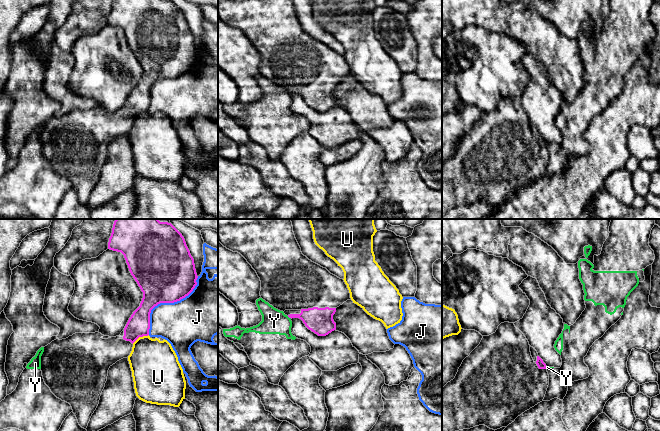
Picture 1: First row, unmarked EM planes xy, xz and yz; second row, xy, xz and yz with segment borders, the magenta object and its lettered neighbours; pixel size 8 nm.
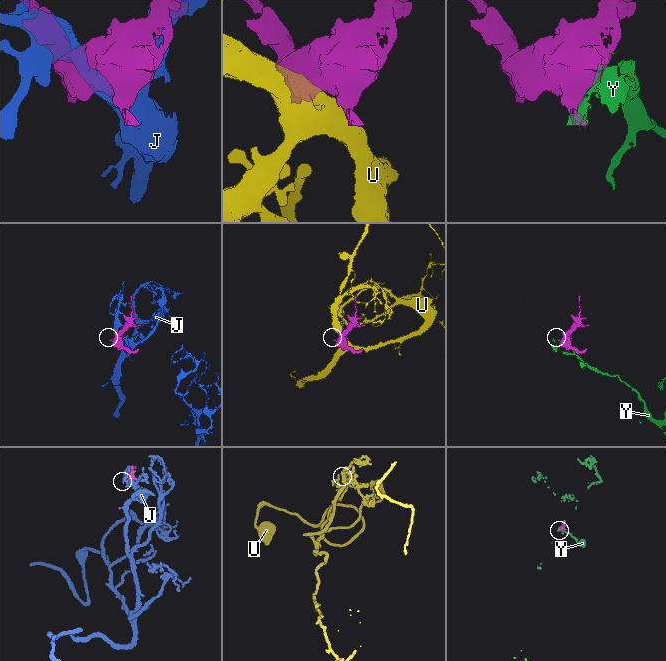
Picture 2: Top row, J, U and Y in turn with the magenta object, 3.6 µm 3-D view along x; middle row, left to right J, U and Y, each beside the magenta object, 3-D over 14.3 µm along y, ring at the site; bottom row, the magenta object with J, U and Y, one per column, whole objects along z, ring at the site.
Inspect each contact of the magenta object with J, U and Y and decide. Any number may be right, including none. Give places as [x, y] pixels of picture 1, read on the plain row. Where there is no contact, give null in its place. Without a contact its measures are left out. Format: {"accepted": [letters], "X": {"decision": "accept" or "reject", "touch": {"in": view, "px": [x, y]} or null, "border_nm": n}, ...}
{"accepted": [], "J": {"decision": "reject", "touch": {"in": "xy", "px": [166, 78]}, "border_nm": 600}, "U": {"decision": "reject", "touch": {"in": "xy", "px": [140, 112]}, "border_nm": 150}, "Y": {"decision": "reject", "touch": {"in": "xz", "px": [289, 93]}, "border_nm": 40}}

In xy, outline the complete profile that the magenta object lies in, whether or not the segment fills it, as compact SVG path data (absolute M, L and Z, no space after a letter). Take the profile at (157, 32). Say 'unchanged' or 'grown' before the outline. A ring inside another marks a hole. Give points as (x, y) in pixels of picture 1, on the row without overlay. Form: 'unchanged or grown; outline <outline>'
unchanged; outline M113 0L108 25L124 31L129 47L141 67L140 82L133 88L125 104L123 115L132 120L139 114L149 111L151 86L160 79L174 79L188 72L197 61L194 35L182 10L172 0Z

